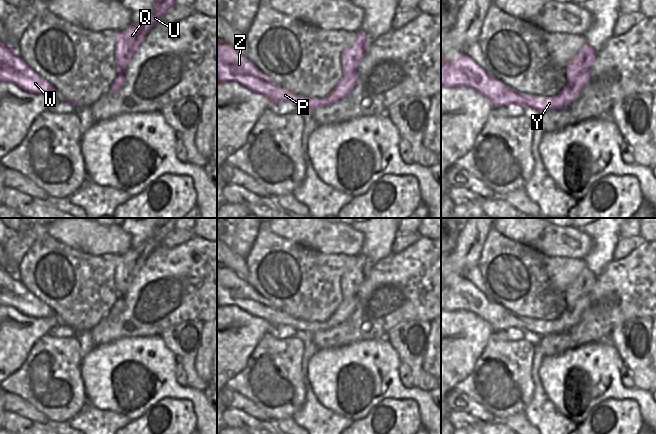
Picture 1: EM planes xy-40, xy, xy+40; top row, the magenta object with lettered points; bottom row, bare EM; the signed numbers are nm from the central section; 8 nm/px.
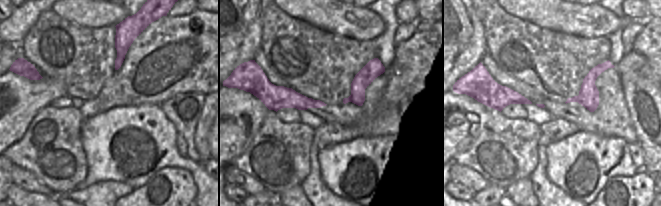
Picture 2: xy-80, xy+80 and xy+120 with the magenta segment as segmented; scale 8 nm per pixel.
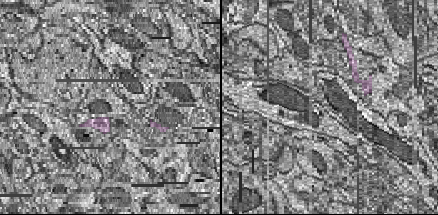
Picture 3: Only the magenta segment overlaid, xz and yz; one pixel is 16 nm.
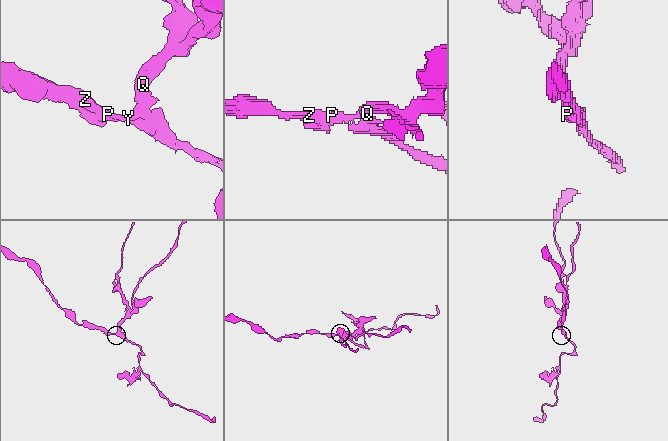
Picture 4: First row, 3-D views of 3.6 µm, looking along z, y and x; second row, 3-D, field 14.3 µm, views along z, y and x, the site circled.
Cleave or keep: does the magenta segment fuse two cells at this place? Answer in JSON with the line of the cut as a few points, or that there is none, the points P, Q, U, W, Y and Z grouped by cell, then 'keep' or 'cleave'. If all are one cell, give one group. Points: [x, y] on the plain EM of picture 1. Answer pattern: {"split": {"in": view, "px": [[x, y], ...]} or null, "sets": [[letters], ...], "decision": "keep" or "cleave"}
{"split": {"in": "xy+40", "px": [[587, 295], [568, 306]]}, "sets": [["P", "W", "Y", "Z"], ["Q", "U"]], "decision": "cleave"}

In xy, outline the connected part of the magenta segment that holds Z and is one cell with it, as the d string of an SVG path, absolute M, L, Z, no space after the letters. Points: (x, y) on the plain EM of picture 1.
M217 265L217 307L238 307L254 317L264 319L272 327L288 325L297 331L306 331L313 335L347 321L356 304L357 299L354 297L343 300L337 310L322 323L296 319L274 307L237 273Z

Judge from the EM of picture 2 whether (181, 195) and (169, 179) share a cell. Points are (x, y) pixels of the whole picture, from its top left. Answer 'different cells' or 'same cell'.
same cell

